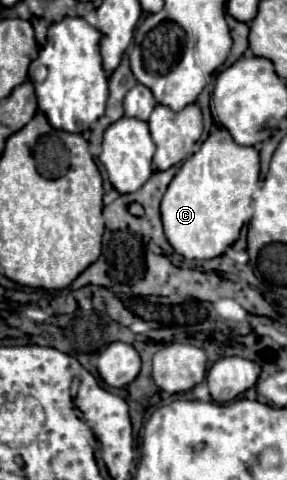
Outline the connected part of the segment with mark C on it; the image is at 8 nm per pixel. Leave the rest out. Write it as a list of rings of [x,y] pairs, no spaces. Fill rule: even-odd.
[[[223,126],[213,128],[201,148],[177,170],[163,196],[161,218],[171,246],[185,258],[207,260],[221,256],[249,220],[251,194],[257,182],[259,152],[253,146],[237,144]]]

